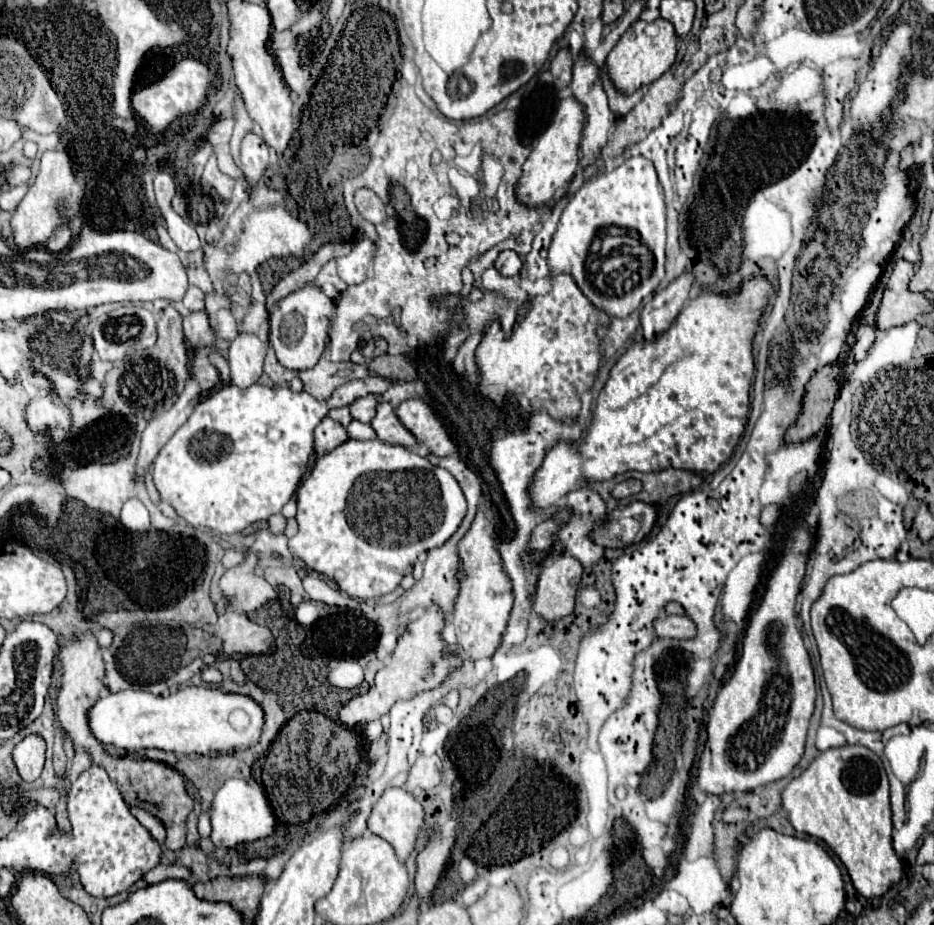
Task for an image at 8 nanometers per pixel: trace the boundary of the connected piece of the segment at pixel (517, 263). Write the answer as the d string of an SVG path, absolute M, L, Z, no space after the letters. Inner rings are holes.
M506 249L498 255L496 263L494 263L496 269L500 269L502 275L510 275L510 277L516 277L522 269L522 257L518 257L518 253L514 253L512 249Z

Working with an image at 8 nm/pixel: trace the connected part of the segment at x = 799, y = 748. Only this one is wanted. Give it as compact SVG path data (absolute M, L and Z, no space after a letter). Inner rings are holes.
M800 525L790 533L790 537L792 537L790 547L786 549L780 563L774 567L770 575L764 601L748 620L744 641L742 641L744 645L742 657L736 665L736 671L730 677L730 681L720 689L718 699L710 713L708 741L700 757L698 777L696 777L696 785L710 795L752 791L756 787L788 777L804 755L808 725L810 725L810 717L814 713L814 703L816 703L816 681L814 681L814 671L810 665L808 651L796 627L794 603L802 587L802 581L806 577L806 565L808 565L808 559L810 559L812 547L816 545L818 535L810 533L806 525Z

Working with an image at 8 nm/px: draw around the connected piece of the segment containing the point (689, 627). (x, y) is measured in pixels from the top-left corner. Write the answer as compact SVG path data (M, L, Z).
M664 615L654 621L658 637L670 637L670 639L692 639L696 637L696 625L688 617L678 615Z

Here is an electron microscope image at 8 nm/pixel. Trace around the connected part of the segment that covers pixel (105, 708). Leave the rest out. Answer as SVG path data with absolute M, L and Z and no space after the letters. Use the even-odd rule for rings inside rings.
M182 687L170 693L168 697L154 695L142 689L126 689L120 693L105 690L100 692L100 699L90 709L88 719L90 719L90 729L94 737L104 745L122 747L128 751L152 747L152 749L162 749L176 755L196 753L196 755L218 757L218 755L232 755L232 753L246 751L248 747L260 741L262 727L264 727L264 709L250 695L230 693L230 691L224 691L222 687Z

